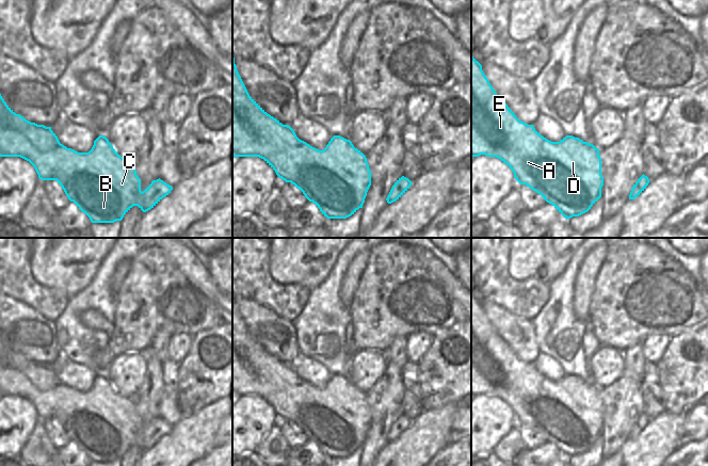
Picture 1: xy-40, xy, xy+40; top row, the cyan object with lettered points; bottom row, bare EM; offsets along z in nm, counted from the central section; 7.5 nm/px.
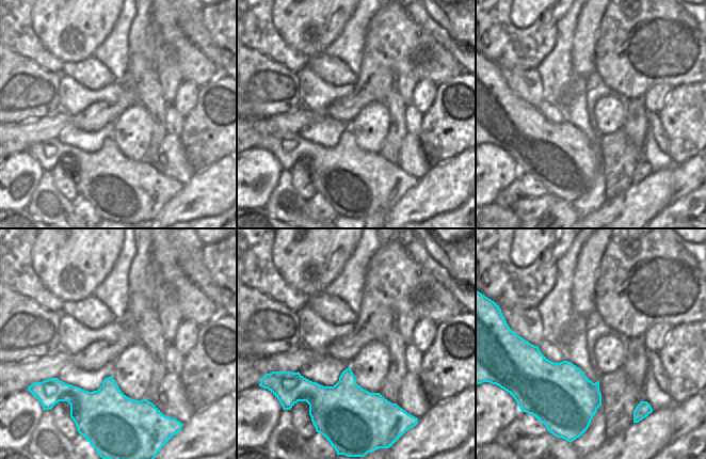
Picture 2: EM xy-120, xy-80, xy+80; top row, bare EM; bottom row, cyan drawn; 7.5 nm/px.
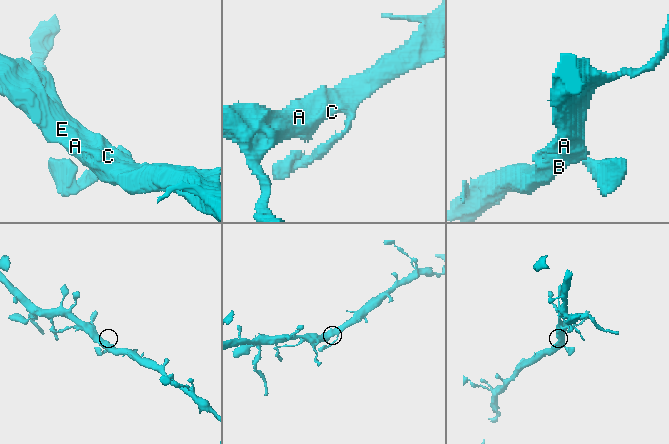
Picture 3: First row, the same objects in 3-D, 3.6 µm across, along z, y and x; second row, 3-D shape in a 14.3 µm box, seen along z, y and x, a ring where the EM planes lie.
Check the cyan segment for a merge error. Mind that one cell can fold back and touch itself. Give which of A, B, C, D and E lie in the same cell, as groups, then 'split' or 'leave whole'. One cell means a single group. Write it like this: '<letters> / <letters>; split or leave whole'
A B C D E; leave whole

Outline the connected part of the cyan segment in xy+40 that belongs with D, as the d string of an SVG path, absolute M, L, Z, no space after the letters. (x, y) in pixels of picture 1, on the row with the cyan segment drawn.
M471 57L471 157L496 157L510 166L514 178L538 193L566 220L588 212L601 197L604 177L599 149L579 138L566 135L560 142L551 142L541 135L533 125L519 120L505 101L495 92L482 70L482 65Z

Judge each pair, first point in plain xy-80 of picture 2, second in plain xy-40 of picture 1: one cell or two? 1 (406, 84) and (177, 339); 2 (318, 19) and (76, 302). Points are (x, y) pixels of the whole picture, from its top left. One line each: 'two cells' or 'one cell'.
1: two cells
2: two cells

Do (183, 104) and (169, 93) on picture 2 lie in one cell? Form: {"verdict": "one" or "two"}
{"verdict": "two"}

